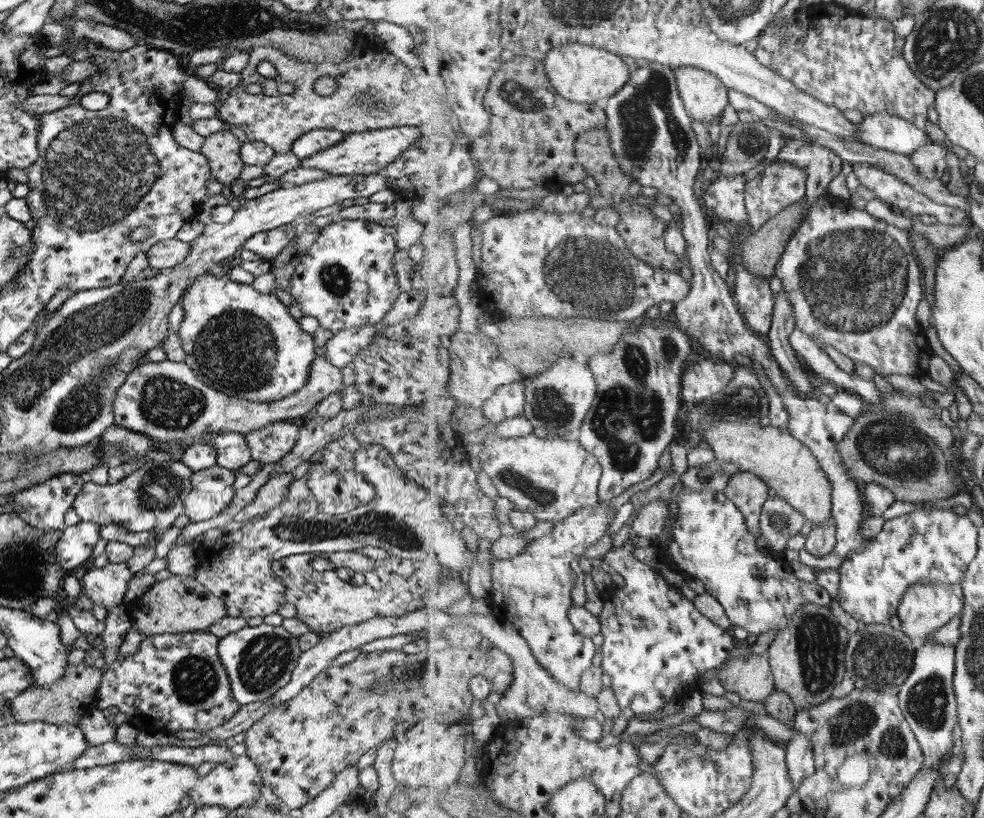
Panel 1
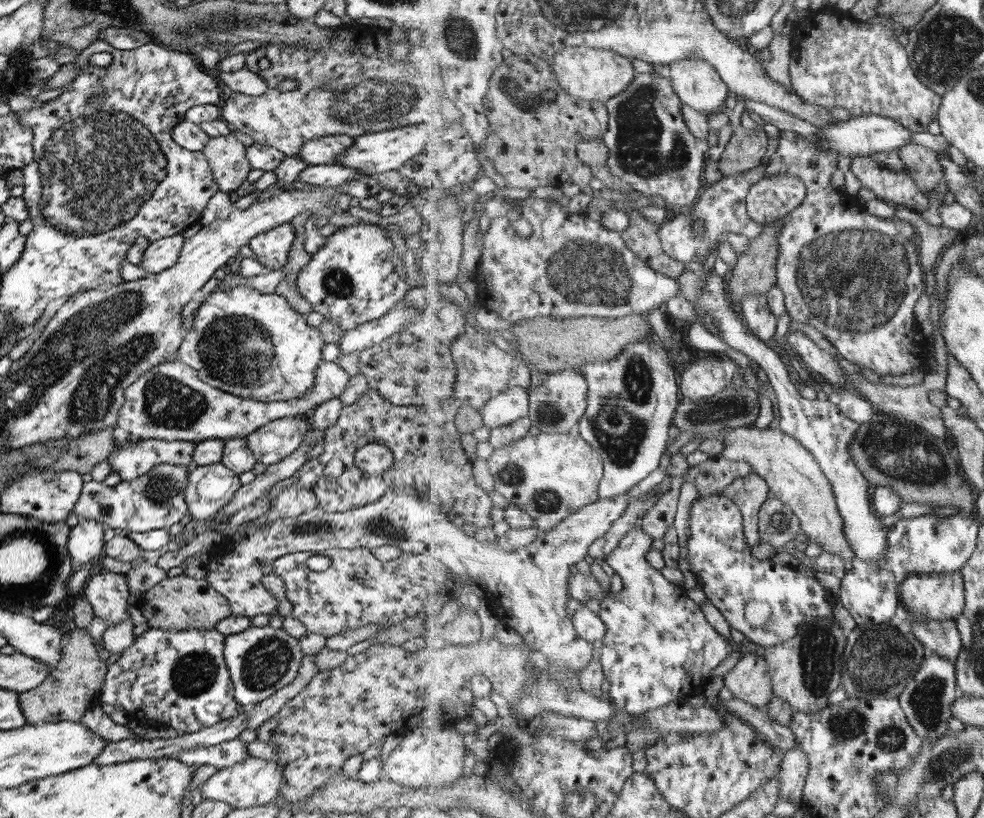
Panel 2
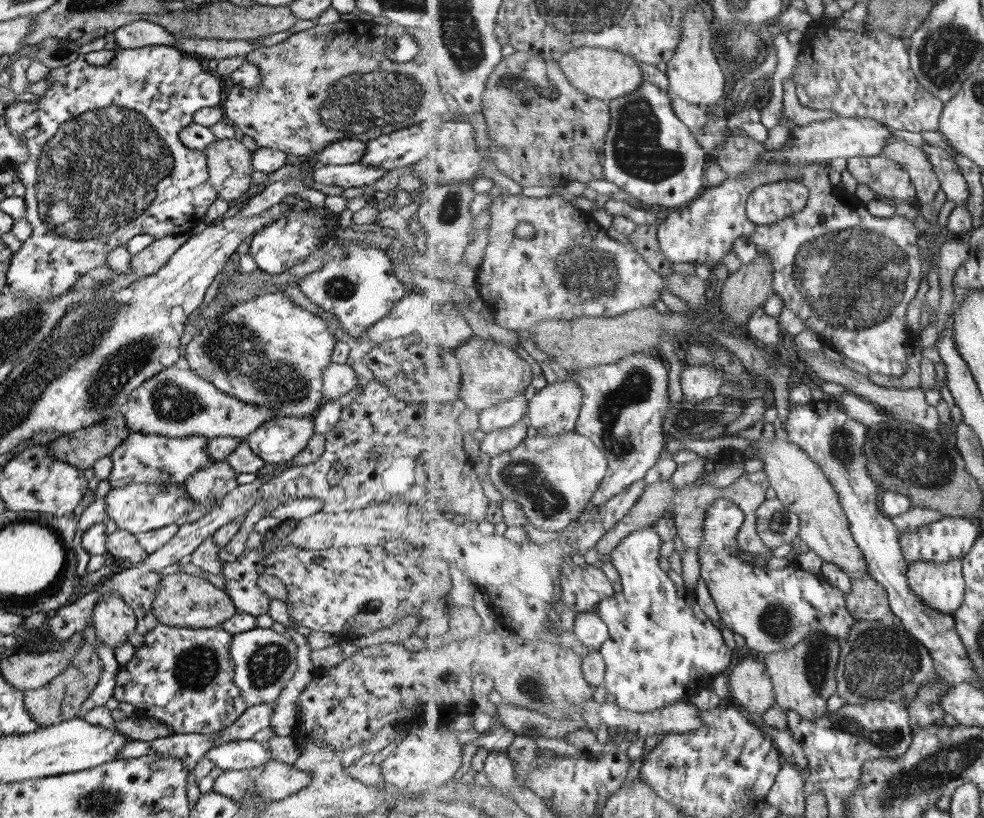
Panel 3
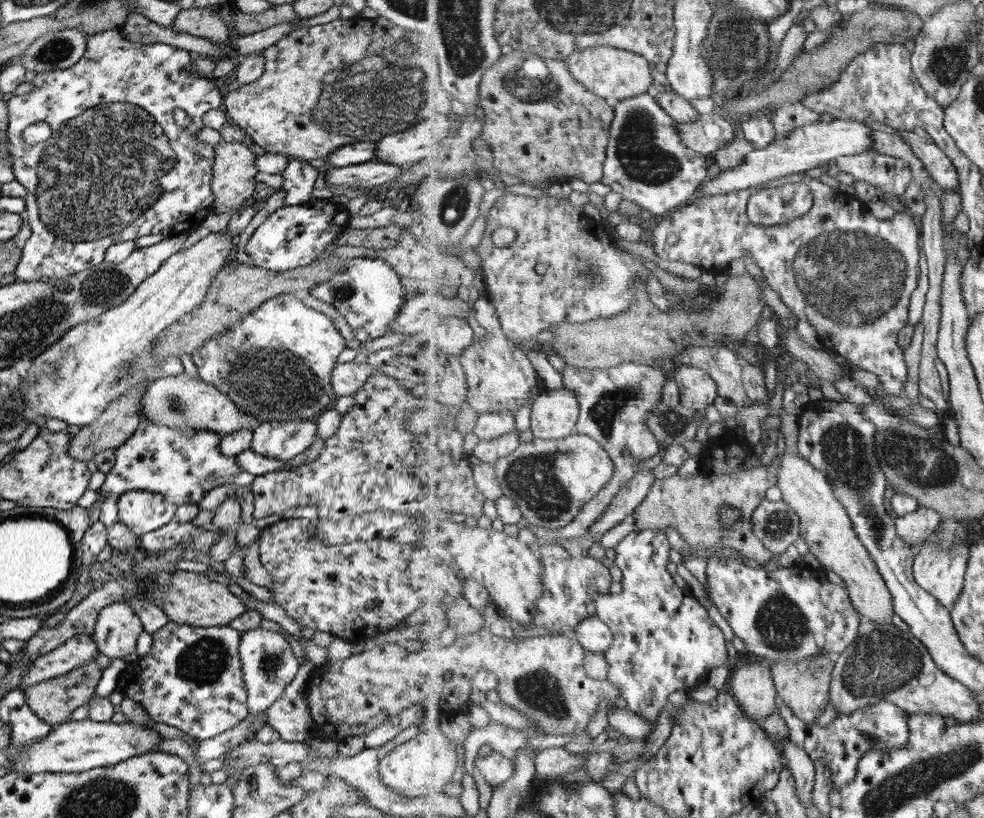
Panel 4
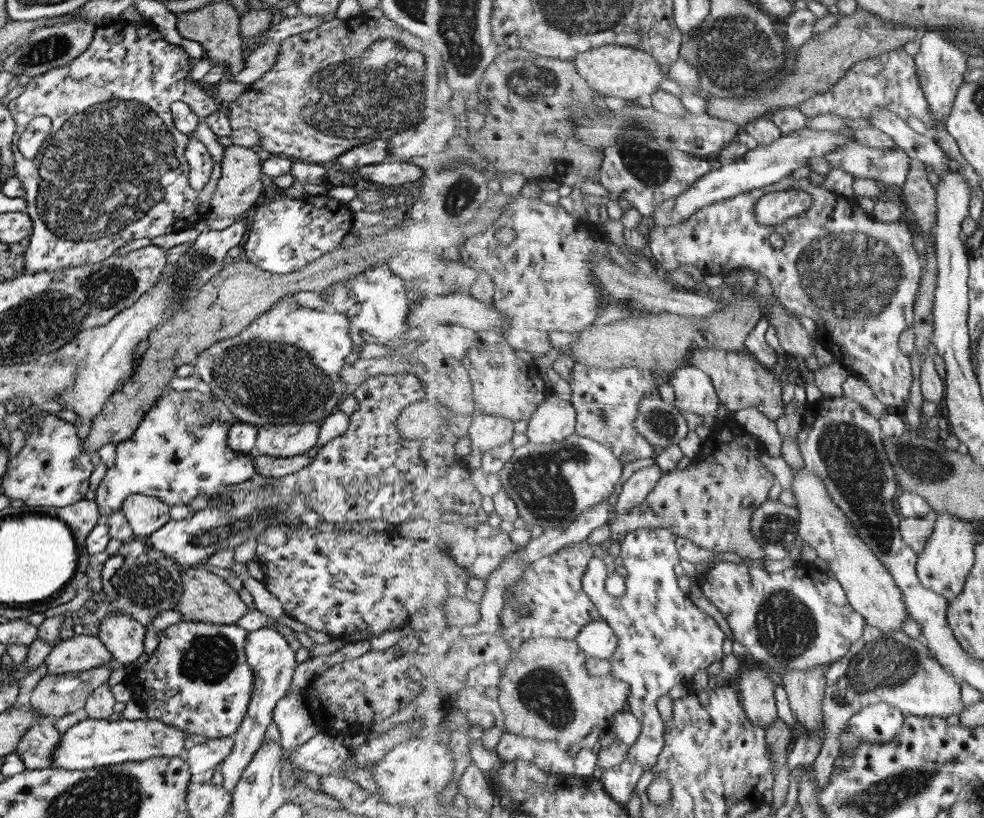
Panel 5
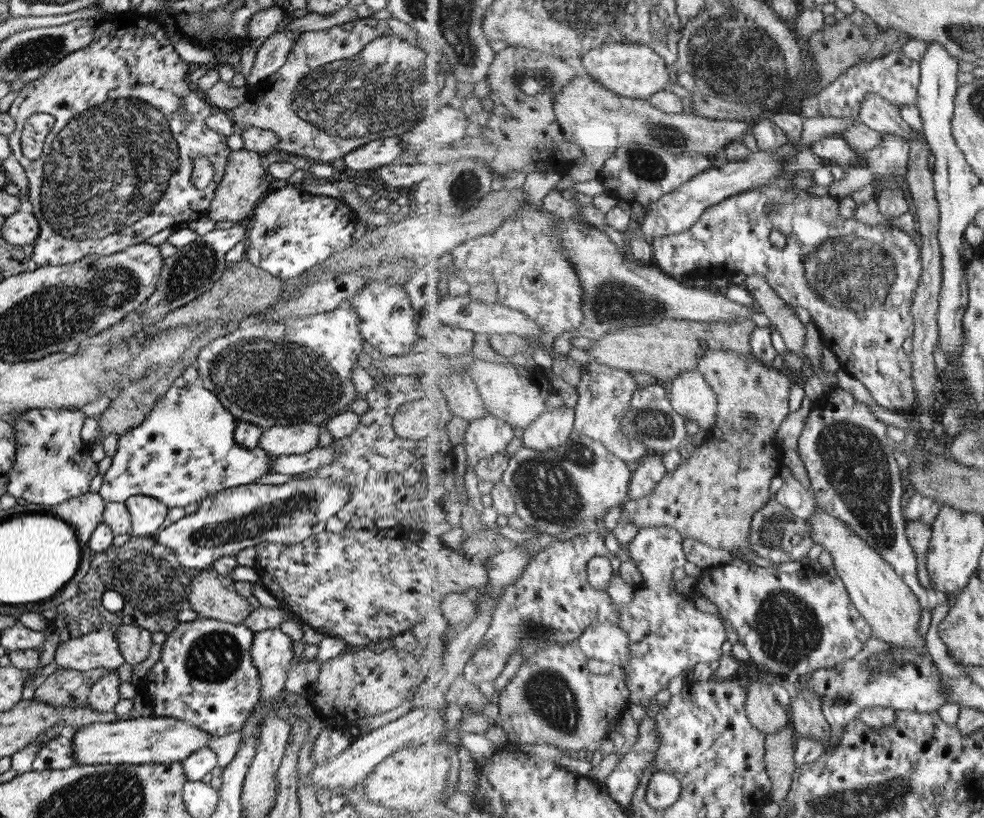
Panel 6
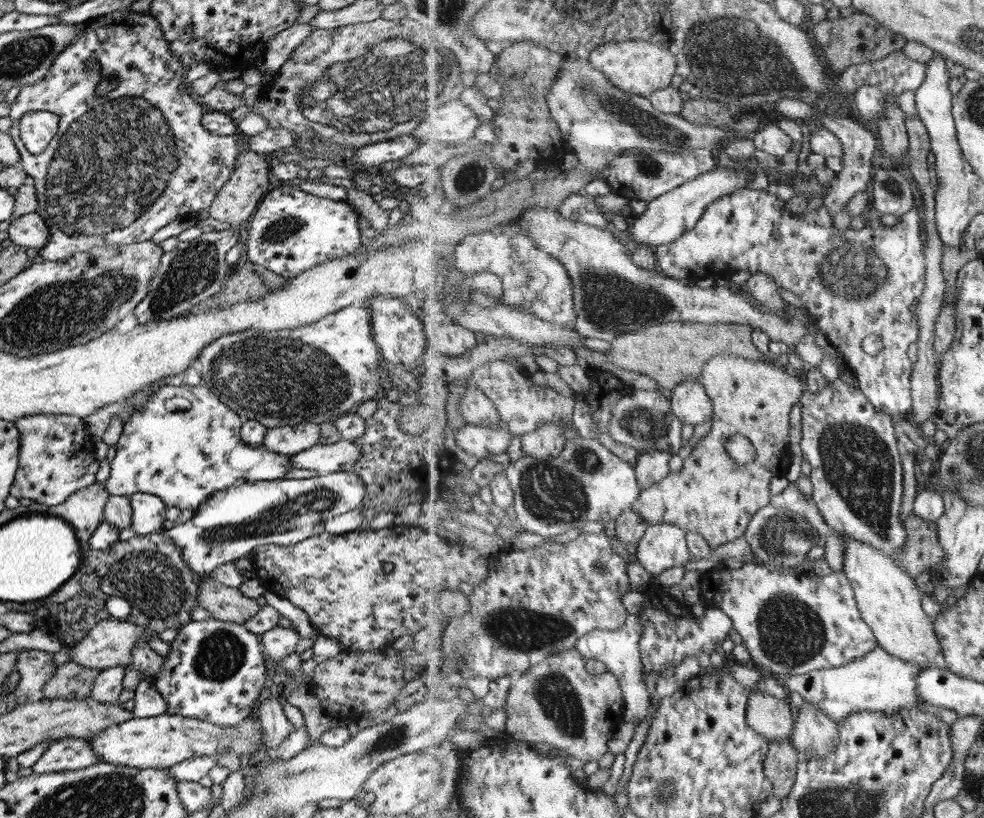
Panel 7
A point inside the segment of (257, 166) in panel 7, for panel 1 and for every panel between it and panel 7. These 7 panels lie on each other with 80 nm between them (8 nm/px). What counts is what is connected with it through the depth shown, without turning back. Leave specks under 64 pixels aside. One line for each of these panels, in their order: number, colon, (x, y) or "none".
1: (221, 148)
2: (225, 155)
3: (228, 161)
4: (233, 171)
5: (238, 189)
6: (243, 184)

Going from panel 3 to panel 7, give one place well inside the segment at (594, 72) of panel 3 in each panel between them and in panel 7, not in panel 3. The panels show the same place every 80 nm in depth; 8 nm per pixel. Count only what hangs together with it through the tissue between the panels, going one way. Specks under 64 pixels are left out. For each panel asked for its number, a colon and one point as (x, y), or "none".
4: (613, 73)
5: (621, 72)
6: (633, 70)
7: (641, 67)

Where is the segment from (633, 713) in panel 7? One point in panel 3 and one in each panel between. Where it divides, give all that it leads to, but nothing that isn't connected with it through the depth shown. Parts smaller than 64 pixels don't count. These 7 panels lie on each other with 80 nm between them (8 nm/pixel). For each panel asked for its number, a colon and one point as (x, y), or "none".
3: (593, 631)
4: (595, 636)
5: (598, 639)
6: (607, 643)

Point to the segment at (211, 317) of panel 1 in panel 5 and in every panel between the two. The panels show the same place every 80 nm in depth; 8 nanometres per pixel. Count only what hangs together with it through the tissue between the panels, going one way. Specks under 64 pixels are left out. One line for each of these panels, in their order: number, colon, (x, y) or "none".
2: (251, 345)
3: (266, 351)
4: (274, 363)
5: (282, 368)

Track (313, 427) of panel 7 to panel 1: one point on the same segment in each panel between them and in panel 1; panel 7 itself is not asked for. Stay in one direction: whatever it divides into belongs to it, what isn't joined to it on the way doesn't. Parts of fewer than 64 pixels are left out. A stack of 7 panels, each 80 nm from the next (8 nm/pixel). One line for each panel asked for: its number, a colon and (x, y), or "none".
1: (271, 442)
2: (269, 443)
3: (279, 439)
4: (280, 440)
5: (287, 440)
6: (279, 441)

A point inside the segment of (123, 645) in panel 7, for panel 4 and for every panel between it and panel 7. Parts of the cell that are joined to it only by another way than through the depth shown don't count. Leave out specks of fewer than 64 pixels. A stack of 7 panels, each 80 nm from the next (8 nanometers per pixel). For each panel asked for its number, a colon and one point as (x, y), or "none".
4: (80, 648)
5: (78, 653)
6: (97, 649)

